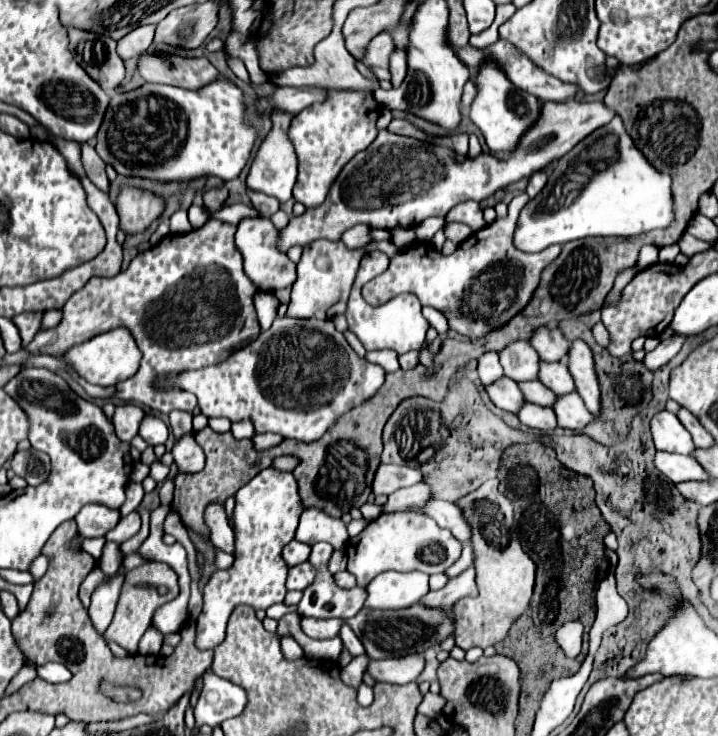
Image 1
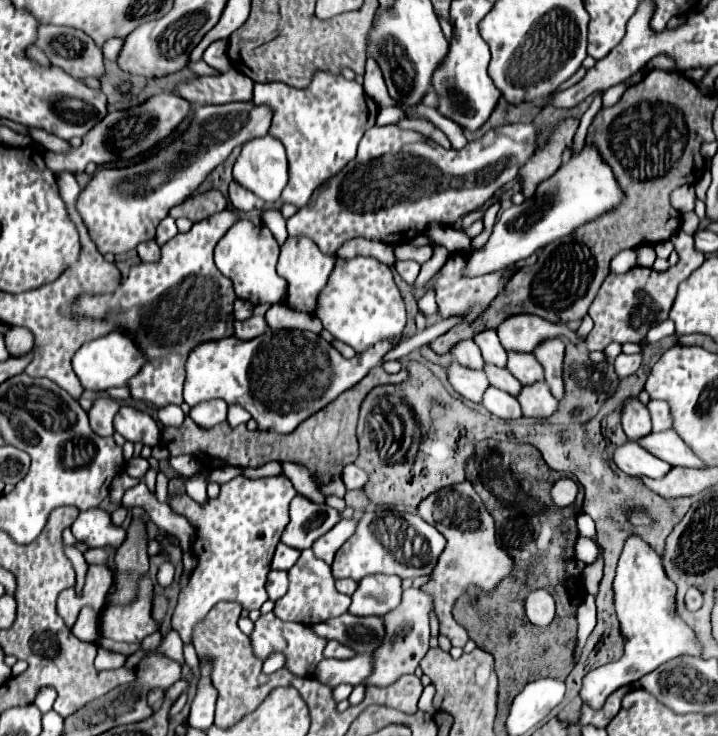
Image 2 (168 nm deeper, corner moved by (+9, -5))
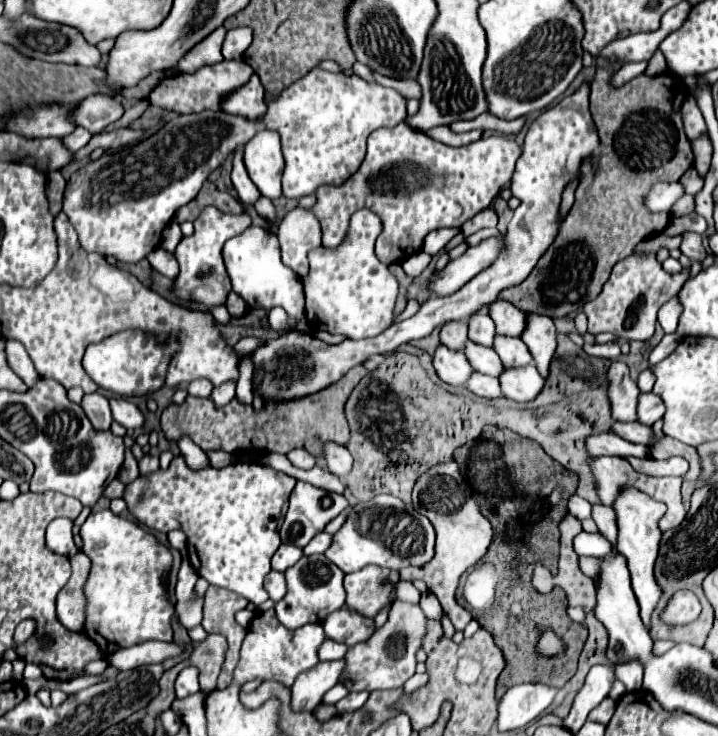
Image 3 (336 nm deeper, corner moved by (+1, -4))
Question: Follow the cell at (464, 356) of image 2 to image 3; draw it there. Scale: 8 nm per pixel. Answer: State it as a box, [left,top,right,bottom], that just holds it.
[440,321,468,349]

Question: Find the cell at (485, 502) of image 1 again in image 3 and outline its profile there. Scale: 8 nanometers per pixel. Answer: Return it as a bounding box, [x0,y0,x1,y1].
[400,461,494,631]

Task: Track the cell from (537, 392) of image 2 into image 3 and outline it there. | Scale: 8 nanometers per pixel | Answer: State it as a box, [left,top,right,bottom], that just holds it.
[498,365,544,401]

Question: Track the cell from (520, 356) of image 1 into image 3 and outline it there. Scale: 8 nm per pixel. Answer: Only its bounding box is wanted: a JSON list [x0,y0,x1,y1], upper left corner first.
[468,313,494,347]

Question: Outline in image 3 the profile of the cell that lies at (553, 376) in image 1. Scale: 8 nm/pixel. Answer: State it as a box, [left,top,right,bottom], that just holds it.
[494,335,532,367]

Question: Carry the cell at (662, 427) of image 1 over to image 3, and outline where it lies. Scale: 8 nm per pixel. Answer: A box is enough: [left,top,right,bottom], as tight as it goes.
[608,361,638,421]

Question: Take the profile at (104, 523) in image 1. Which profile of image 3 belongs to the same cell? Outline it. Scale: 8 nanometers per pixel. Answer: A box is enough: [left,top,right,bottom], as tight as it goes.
[80,511,174,657]

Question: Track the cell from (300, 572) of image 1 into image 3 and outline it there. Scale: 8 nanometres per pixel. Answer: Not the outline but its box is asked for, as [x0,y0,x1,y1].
[264,571,286,603]

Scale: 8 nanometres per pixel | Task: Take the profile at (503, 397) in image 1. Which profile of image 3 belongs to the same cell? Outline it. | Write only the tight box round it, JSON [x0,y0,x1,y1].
[432,343,474,385]

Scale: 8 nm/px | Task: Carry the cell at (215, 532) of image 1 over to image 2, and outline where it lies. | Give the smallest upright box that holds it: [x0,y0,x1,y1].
[186,468,208,502]

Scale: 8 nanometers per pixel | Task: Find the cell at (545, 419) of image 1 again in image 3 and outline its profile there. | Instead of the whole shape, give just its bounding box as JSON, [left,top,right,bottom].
[466,371,502,399]

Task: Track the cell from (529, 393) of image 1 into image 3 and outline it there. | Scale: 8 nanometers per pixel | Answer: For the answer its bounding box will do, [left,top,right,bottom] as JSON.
[462,341,504,377]

